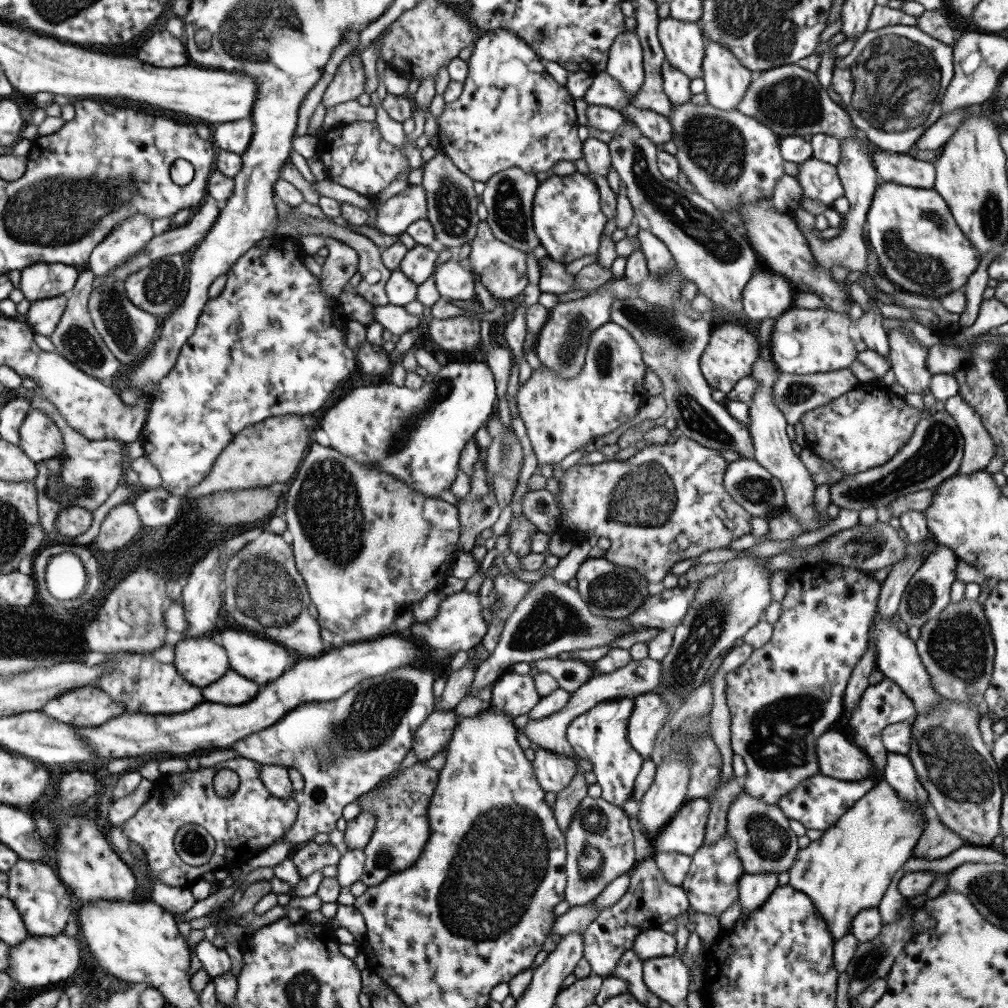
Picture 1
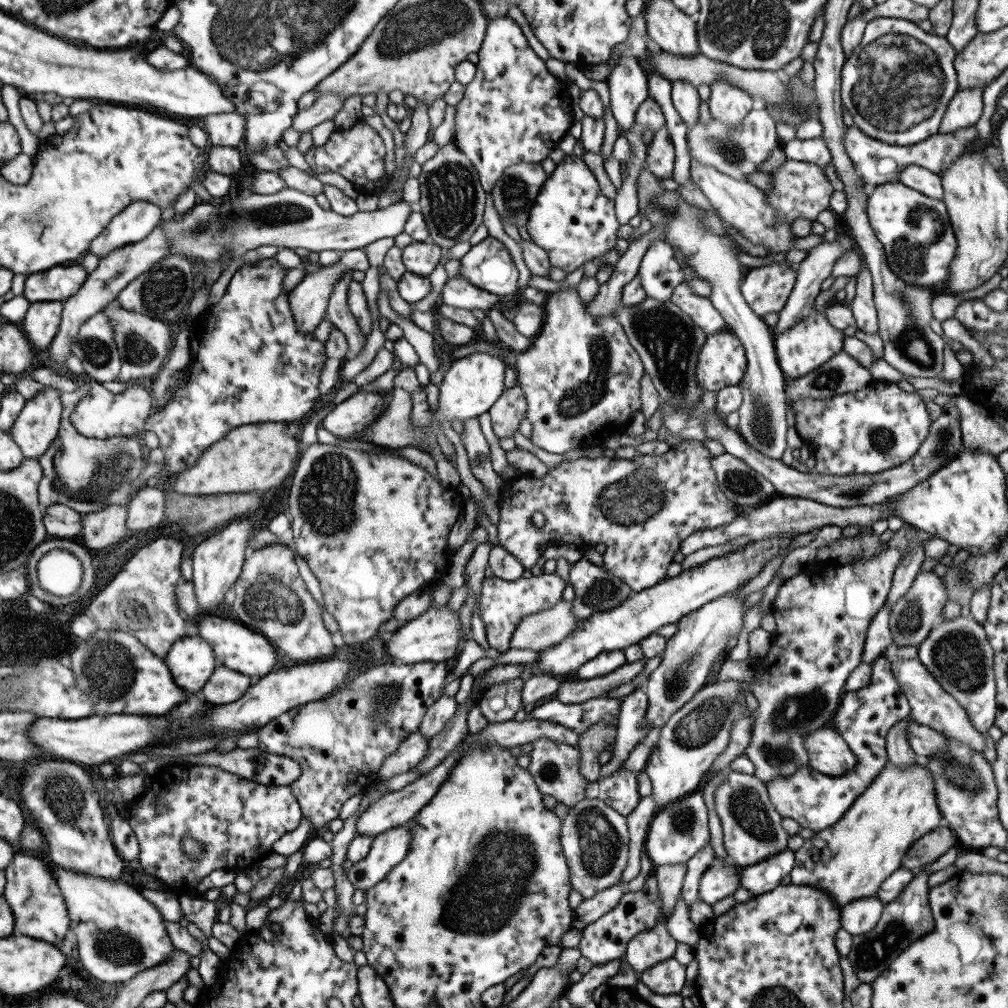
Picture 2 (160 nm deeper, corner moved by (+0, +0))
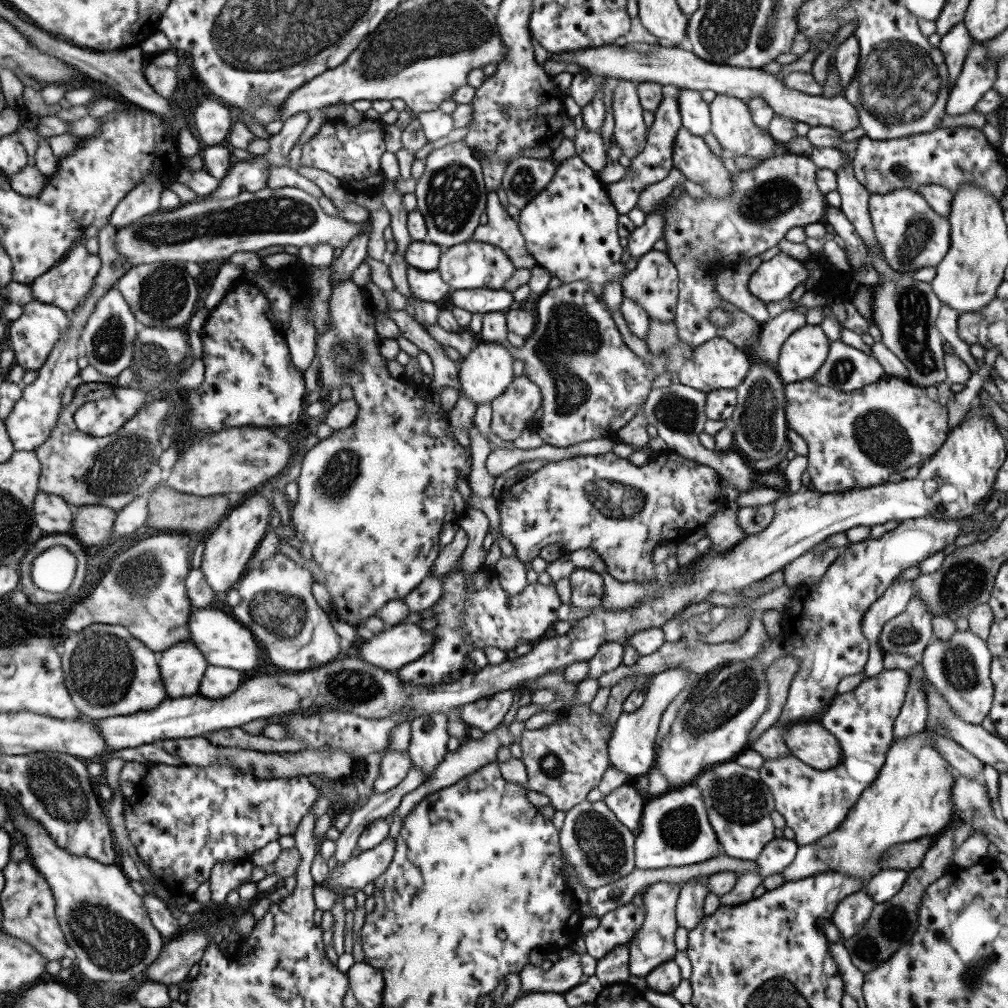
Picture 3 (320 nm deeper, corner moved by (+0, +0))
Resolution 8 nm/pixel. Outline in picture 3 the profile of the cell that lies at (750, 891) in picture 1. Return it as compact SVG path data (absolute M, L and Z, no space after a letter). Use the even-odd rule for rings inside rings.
M773 837L754 860L757 865L755 873L764 880L779 874L794 859L797 847L793 839Z

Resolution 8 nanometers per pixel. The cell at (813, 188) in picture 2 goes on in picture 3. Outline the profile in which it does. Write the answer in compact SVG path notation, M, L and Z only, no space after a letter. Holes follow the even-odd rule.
M784 152L782 155L764 159L762 163L757 164L751 170L730 174L730 195L726 197L707 195L697 201L685 192L676 199L667 195L660 200L653 211L659 206L664 206L662 239L665 242L667 258L673 263L678 276L677 305L673 318L678 338L691 348L699 346L711 338L725 338L743 350L744 342L760 328L760 324L746 312L721 300L714 289L716 284L712 279L720 272L727 270L731 266L731 262L739 263L739 260L744 260L745 254L757 256L768 248L773 248L790 228L821 222L826 207L824 195L836 189L836 186L836 174L833 171L817 169L807 157ZM717 308L731 314L731 322L727 323L725 327L715 327L712 322L708 321L709 311Z

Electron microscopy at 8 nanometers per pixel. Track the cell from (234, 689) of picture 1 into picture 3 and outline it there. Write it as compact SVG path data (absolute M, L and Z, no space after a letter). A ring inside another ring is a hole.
M208 665L199 681L198 694L211 700L230 695L243 681L241 674L244 673L231 668Z

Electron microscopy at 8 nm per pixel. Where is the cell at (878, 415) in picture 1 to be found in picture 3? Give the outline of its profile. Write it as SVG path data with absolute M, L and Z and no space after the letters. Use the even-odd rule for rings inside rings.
M883 376L849 394L832 386L816 383L812 377L784 385L786 426L806 442L806 471L810 484L818 493L839 493L853 486L872 487L886 482L892 475L914 469L930 457L945 440L947 413L941 400L927 397L923 387L899 377Z

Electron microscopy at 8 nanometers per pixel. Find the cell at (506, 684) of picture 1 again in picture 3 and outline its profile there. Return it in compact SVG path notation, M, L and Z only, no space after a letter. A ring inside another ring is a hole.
M502 690L495 694L490 694L489 696L478 698L473 702L461 705L457 710L459 720L461 720L466 727L474 726L484 733L493 730L501 723L503 716L505 716L505 712L509 710L509 706L511 706L511 701L513 700L513 692L513 690Z

